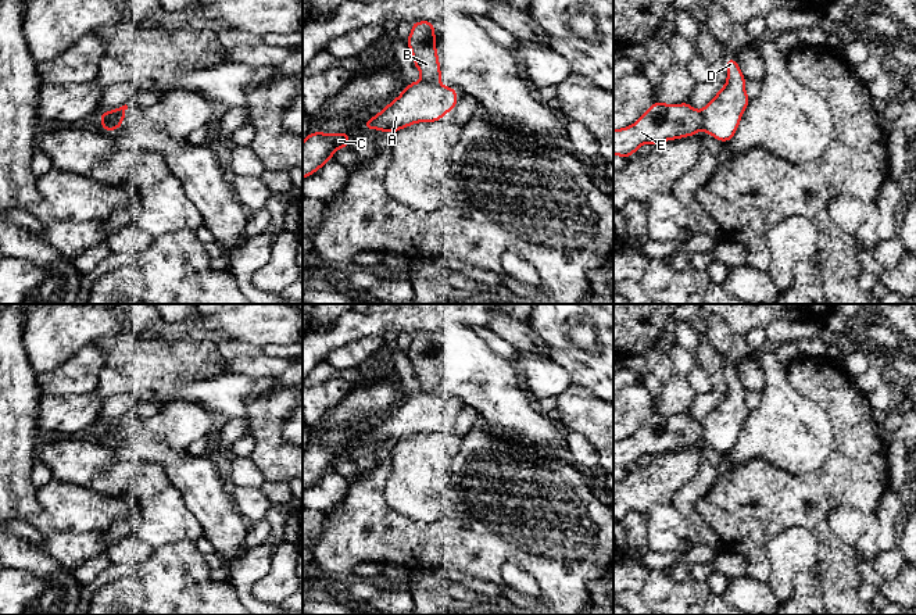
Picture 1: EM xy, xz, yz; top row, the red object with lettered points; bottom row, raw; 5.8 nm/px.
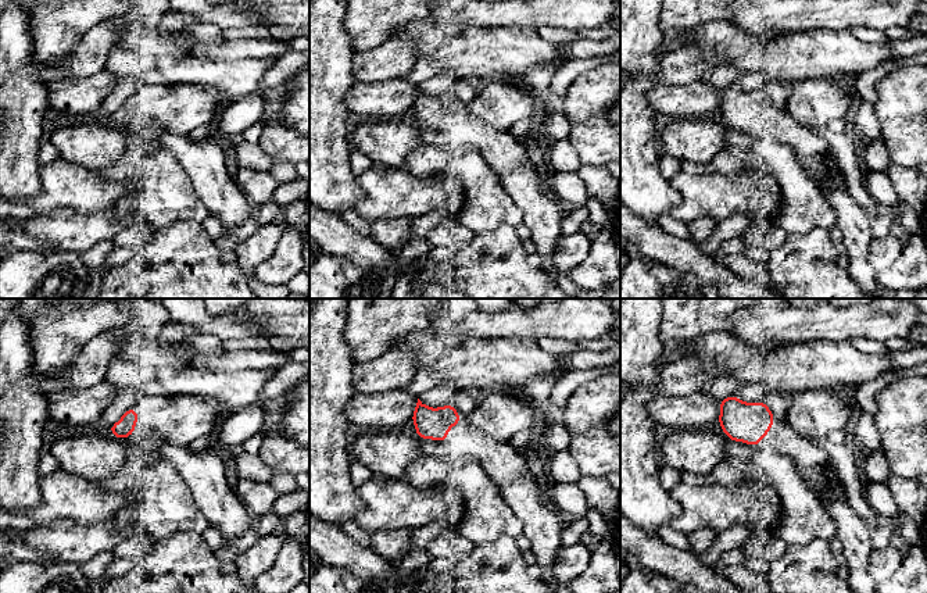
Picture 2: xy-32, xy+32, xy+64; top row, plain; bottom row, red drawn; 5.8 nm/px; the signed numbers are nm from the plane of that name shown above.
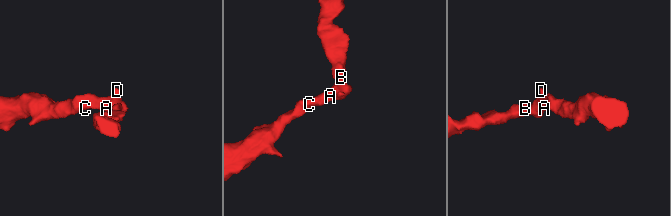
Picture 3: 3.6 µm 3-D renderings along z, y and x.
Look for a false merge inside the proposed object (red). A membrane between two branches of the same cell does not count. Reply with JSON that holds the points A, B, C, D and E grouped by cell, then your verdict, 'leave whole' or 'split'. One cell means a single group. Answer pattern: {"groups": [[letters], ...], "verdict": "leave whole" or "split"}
{"groups": [["A", "C", "D"], ["B", "E"]], "verdict": "split"}

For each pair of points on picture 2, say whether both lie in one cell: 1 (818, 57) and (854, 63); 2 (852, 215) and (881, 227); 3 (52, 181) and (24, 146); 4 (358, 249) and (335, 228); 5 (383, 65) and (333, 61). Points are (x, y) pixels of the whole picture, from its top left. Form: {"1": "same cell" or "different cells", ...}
{"1": "same cell", "2": "different cells", "3": "different cells", "4": "same cell", "5": "different cells"}

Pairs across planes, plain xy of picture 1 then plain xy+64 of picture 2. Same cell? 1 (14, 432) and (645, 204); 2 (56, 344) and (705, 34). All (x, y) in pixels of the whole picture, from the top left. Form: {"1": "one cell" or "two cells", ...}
{"1": "one cell", "2": "two cells"}

